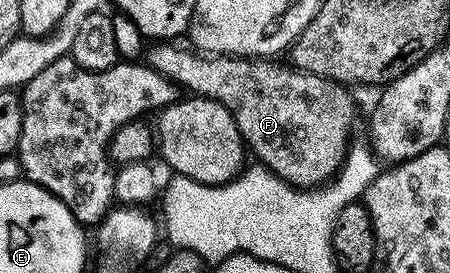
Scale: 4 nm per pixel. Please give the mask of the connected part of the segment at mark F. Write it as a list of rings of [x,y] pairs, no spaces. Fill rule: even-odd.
[[[159,42],[152,46],[155,47],[150,47],[145,54],[148,66],[165,75],[184,91],[223,104],[236,121],[246,149],[252,155],[255,153],[260,158],[258,161],[266,169],[272,170],[278,178],[300,188],[322,186],[334,178],[353,138],[351,125],[355,122],[355,102],[346,85],[321,75],[305,74],[287,64],[282,66],[279,60],[272,60],[270,57],[241,58],[229,54],[208,56],[169,42]]]

